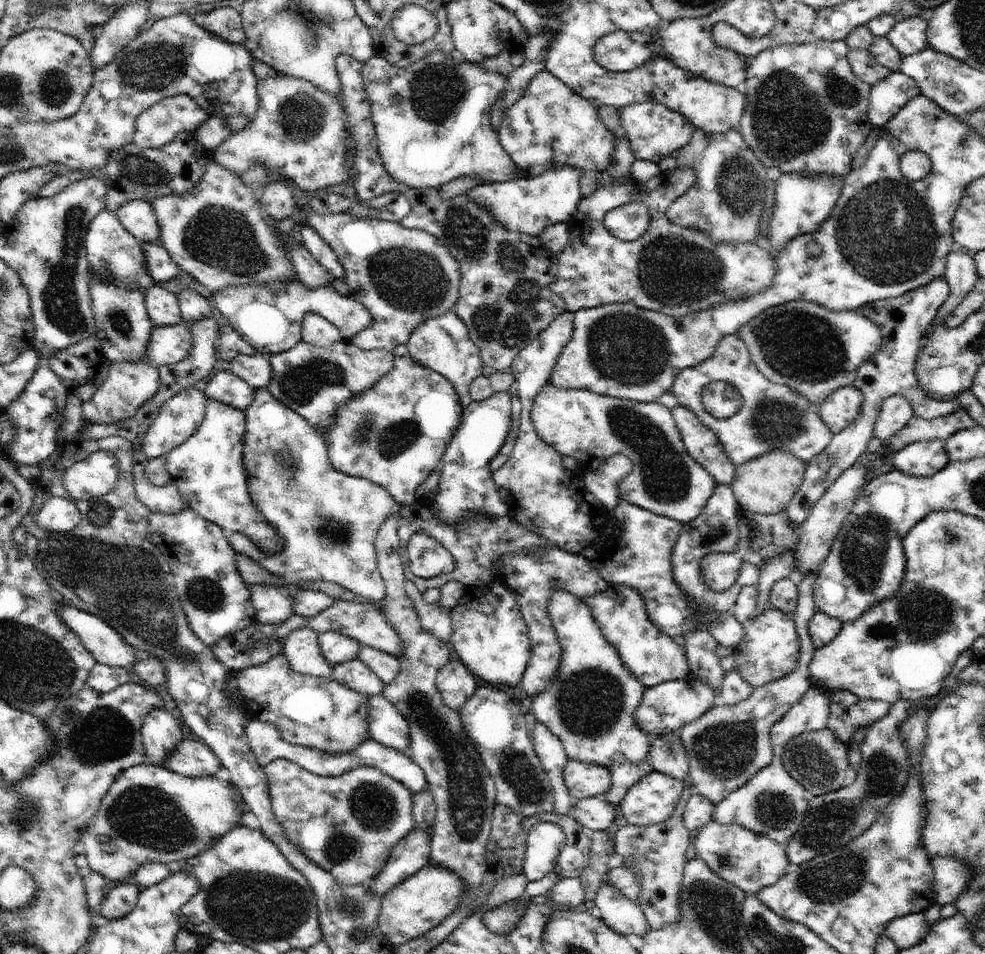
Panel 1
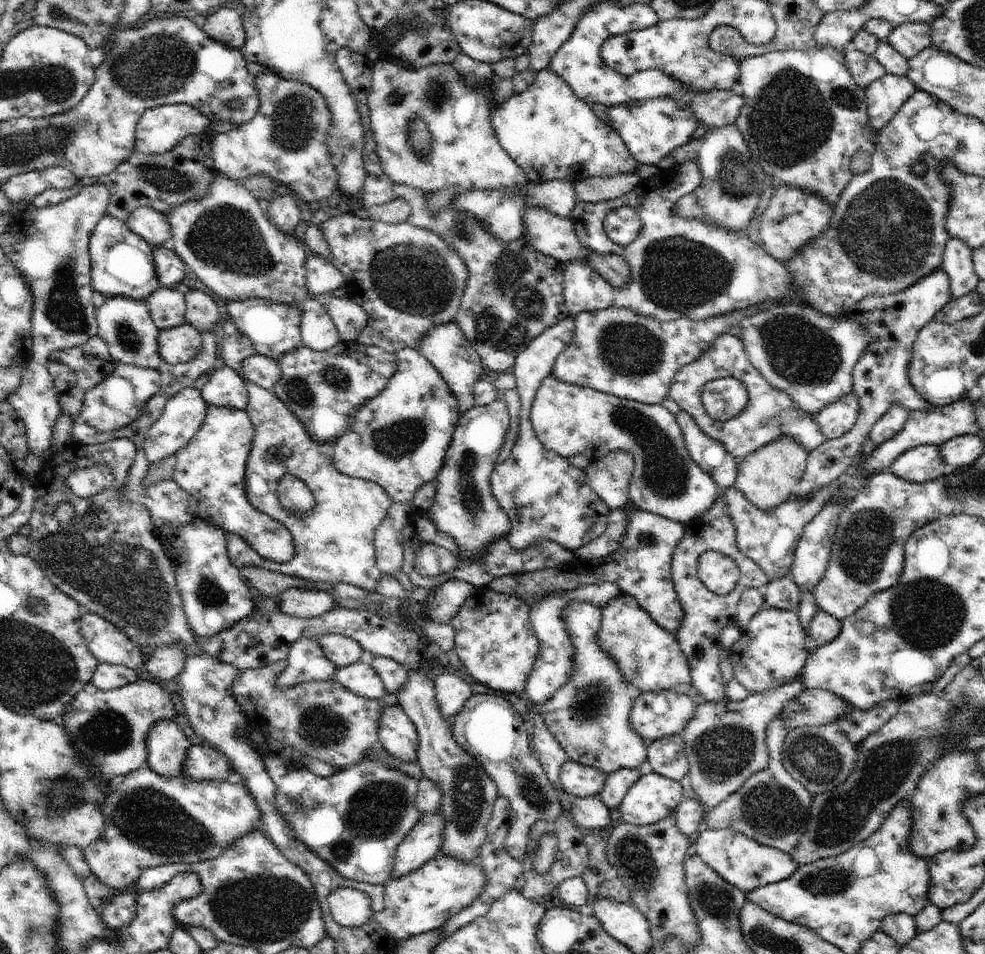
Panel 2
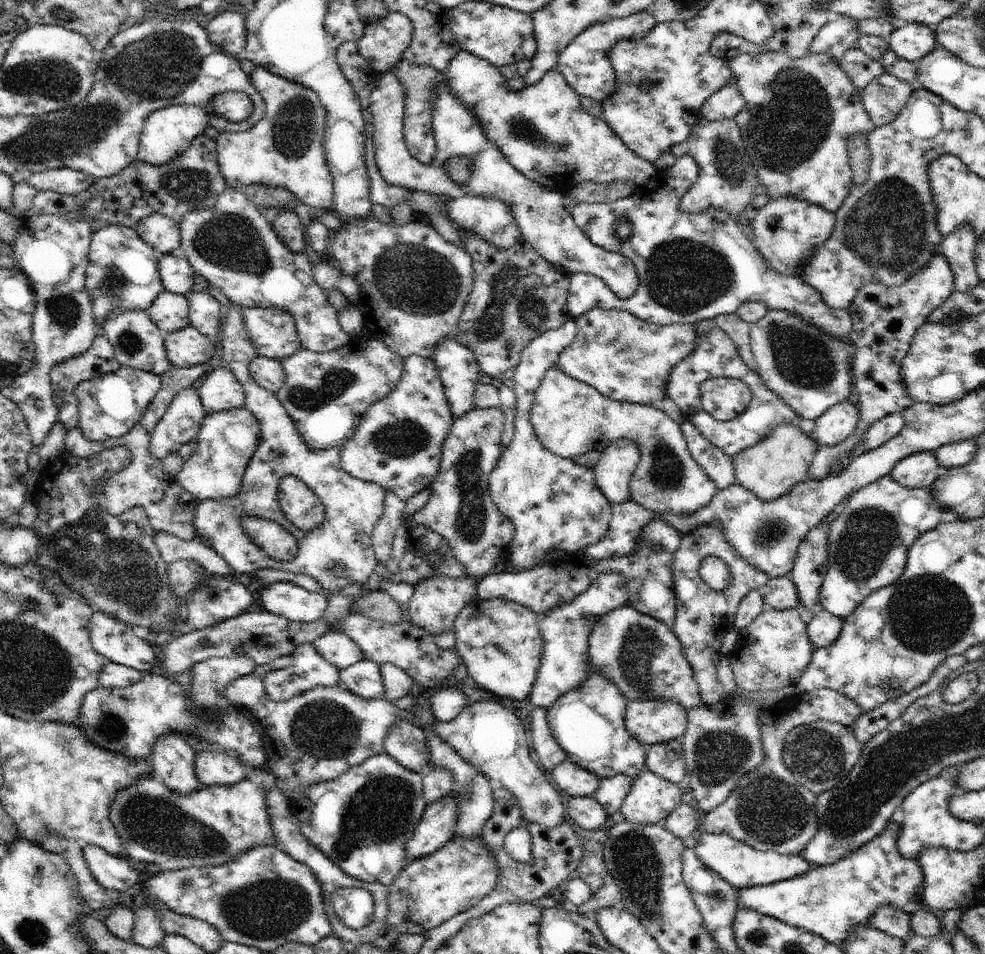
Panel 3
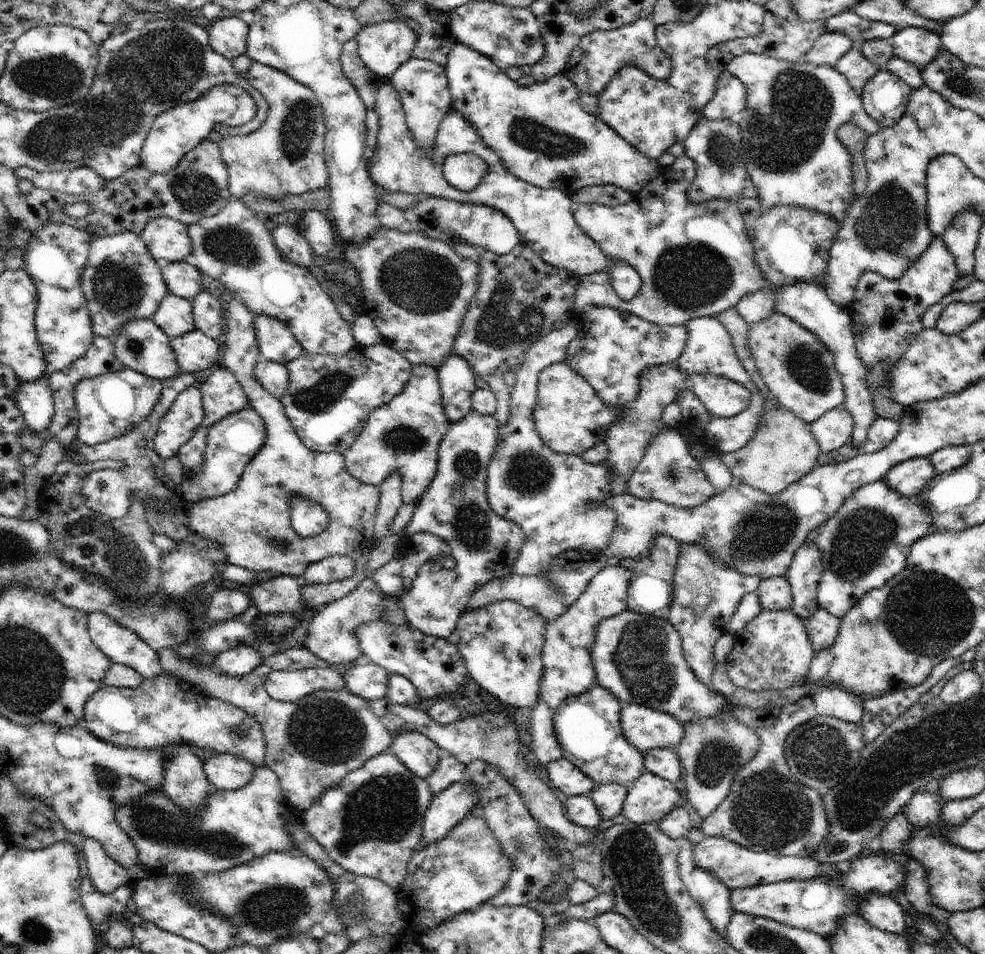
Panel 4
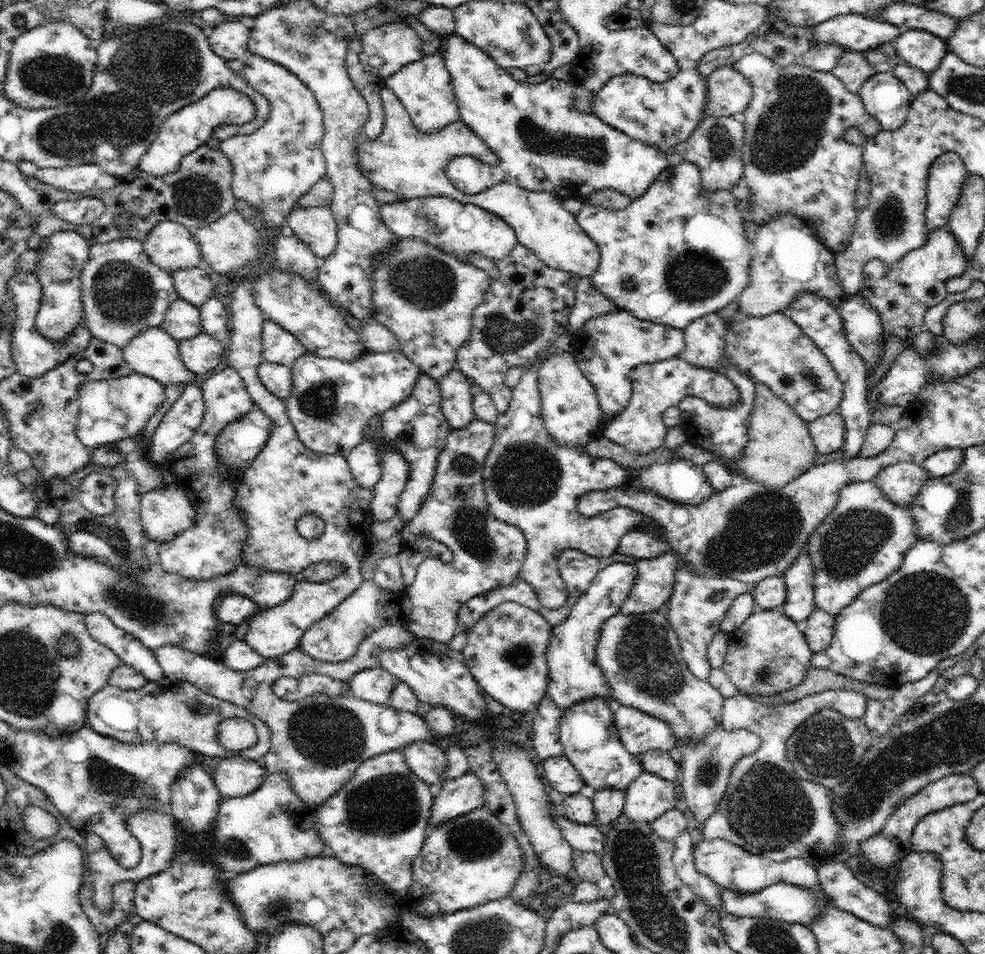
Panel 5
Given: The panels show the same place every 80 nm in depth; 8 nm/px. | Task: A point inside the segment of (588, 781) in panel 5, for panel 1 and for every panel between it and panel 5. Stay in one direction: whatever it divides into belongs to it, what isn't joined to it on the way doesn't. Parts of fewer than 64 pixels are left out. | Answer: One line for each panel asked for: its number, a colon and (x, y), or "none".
1: (589, 706)
2: (589, 716)
3: (588, 723)
4: (588, 728)

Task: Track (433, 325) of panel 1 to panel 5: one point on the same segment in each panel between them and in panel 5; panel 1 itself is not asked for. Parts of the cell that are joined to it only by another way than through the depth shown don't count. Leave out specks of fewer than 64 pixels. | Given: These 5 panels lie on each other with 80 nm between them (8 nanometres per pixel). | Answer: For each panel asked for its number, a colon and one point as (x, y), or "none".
2: (449, 351)
3: (458, 369)
4: (456, 379)
5: (457, 403)

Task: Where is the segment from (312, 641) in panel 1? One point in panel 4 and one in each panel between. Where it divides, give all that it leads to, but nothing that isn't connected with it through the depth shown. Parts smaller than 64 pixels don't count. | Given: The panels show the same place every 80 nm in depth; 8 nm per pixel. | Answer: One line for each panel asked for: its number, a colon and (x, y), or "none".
2: (306, 662)
3: (309, 670)
4: (287, 686)

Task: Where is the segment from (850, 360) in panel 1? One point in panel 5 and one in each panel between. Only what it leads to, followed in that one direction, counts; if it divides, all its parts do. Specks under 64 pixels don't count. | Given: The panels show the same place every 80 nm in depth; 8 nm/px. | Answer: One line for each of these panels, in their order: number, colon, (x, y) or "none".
2: (810, 356)
3: (806, 368)
4: (800, 371)
5: (773, 350)

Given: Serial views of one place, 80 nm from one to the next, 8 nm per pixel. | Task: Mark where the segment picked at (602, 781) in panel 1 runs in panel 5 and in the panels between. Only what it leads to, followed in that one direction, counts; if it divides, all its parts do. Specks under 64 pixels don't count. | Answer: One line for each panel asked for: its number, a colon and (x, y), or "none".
2: (578, 780)
3: (577, 782)
4: (562, 774)
5: (559, 773)

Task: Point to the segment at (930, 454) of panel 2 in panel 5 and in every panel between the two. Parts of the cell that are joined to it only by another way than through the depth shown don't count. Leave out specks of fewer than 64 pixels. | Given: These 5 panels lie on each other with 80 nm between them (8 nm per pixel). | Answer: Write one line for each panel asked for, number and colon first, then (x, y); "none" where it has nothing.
3: (918, 471)
4: (908, 478)
5: (900, 483)

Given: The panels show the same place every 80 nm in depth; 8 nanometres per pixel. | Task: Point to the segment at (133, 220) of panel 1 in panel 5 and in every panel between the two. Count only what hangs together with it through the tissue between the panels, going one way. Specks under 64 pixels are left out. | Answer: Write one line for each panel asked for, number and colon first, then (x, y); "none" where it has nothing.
2: (151, 225)
3: (162, 233)
4: (167, 240)
5: (171, 246)

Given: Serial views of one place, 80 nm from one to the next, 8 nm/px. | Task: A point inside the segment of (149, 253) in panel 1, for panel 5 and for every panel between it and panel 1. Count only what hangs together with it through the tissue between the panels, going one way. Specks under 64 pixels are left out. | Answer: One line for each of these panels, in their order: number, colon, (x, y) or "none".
2: (170, 268)
3: (177, 274)
4: (184, 279)
5: (194, 285)

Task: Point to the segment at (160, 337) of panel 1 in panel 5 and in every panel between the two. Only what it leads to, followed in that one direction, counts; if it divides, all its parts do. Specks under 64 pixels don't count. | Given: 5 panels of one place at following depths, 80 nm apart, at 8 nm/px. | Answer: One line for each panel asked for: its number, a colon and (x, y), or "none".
2: (182, 344)
3: (186, 348)
4: (194, 351)
5: (203, 353)

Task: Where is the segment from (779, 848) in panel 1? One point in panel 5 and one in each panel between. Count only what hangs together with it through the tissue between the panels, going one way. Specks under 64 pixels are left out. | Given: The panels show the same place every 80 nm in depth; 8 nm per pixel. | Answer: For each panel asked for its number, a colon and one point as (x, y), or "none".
2: (743, 862)
3: (742, 866)
4: (737, 867)
5: (731, 867)

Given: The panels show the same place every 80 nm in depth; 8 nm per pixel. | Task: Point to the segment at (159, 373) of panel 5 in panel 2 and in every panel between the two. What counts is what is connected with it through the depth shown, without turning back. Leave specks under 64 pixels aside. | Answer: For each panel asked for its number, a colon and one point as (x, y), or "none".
2: (132, 337)
3: (137, 342)
4: (142, 345)

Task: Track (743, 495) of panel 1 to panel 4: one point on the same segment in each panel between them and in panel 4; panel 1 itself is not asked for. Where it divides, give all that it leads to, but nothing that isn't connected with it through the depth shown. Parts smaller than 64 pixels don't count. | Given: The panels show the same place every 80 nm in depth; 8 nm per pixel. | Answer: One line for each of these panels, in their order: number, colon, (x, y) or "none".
2: (768, 476)
3: (781, 460)
4: (782, 450)

